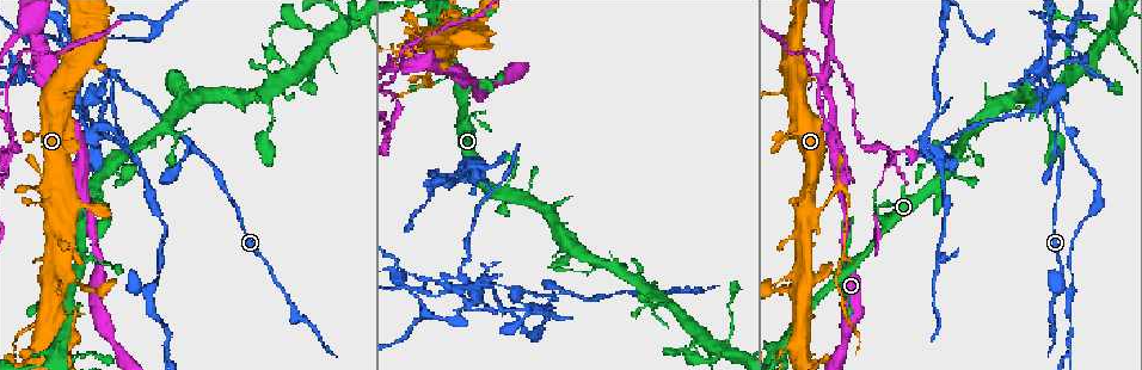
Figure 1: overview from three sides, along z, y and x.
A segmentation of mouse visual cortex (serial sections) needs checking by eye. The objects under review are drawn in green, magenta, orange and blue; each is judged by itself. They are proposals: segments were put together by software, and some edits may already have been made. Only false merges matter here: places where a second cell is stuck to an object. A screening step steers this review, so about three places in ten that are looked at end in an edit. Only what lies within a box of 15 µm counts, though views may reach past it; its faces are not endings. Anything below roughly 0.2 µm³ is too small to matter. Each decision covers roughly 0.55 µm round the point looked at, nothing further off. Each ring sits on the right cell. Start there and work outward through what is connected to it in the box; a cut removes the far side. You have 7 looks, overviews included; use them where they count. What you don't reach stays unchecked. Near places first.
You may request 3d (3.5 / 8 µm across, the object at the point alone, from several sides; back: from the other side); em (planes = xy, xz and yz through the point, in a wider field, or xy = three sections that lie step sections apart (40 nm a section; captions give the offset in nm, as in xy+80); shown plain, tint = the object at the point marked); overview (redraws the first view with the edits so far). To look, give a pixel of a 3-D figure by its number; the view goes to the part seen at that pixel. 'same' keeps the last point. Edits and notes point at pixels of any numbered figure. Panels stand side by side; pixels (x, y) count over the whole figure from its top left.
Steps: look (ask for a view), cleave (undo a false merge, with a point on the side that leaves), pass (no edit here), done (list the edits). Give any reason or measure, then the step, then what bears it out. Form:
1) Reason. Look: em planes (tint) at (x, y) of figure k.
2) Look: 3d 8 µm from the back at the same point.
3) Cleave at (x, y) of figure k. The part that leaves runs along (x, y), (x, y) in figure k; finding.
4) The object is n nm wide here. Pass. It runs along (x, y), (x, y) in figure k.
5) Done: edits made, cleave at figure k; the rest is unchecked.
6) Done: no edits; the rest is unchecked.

Three arms meet. Look: 3d 8 µm from the back at (438, 60) of figure 1.

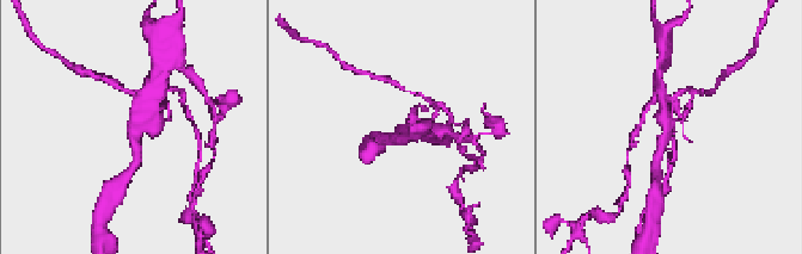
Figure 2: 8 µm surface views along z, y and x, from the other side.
Need the tissue. Look: em planes (tint) at (667, 129) of figure 2.

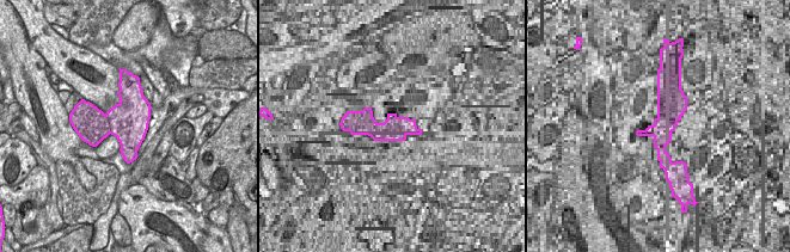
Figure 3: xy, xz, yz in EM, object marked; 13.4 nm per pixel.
Cleave at (436, 105) of figure 2. A border runs along (105, 115), (111, 133) in figure 3; two cells meet here.

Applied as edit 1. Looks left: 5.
Redraw. Look: overview.

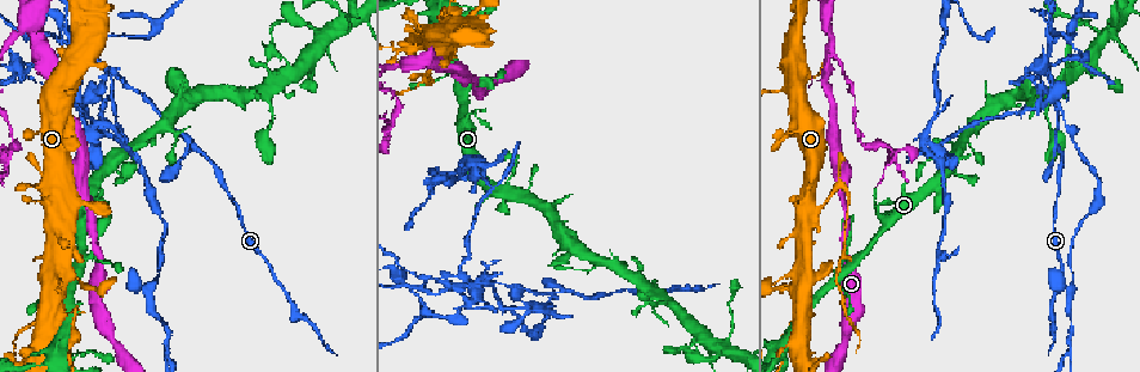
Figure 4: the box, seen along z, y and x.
Looks like a crossing. Look: 3d 3.5 µm at (1050, 72) of figure 4.

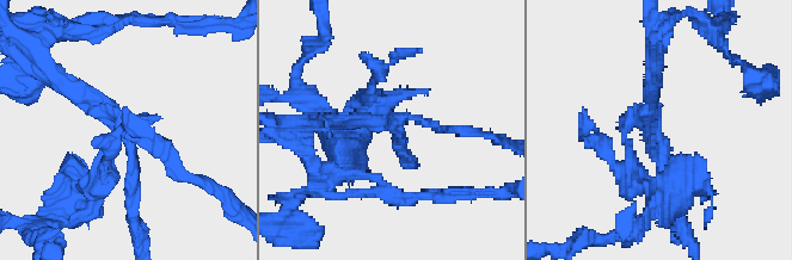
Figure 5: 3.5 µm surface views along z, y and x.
Look: em xy step 1 (tint) at (394, 125) of figure 5.

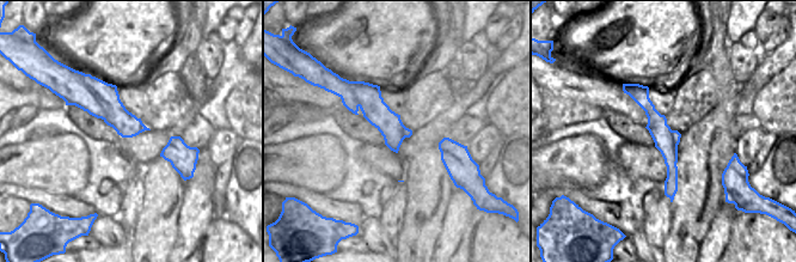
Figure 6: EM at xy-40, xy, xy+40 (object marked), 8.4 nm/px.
Cleave at (306, 136) of figure 5. A second cell is stuck on.

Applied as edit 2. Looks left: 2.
Done: edits made, cleave at figure 2, cleave at figure 5; the rest is unchecked.

